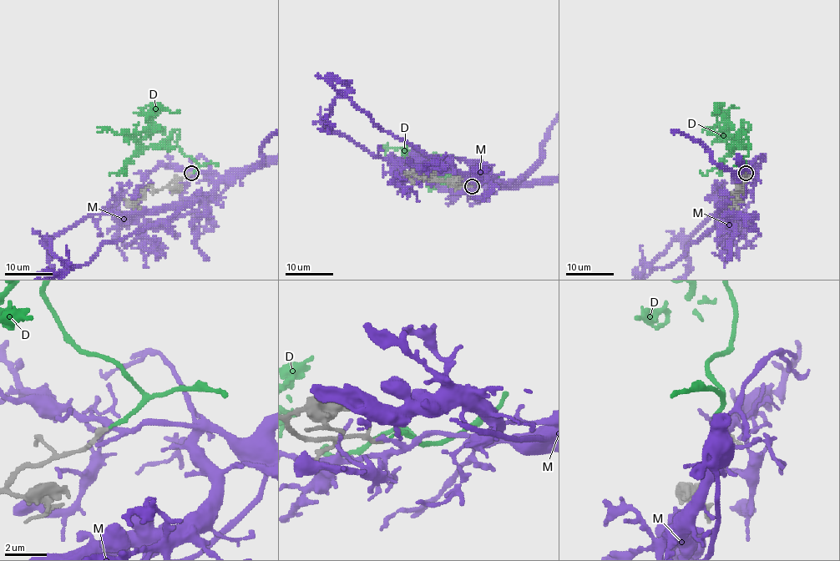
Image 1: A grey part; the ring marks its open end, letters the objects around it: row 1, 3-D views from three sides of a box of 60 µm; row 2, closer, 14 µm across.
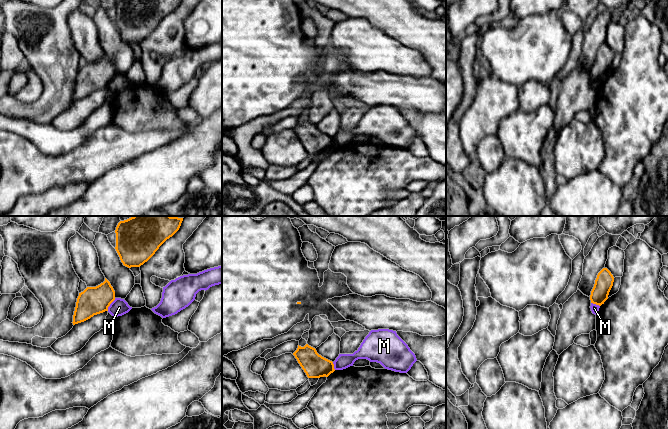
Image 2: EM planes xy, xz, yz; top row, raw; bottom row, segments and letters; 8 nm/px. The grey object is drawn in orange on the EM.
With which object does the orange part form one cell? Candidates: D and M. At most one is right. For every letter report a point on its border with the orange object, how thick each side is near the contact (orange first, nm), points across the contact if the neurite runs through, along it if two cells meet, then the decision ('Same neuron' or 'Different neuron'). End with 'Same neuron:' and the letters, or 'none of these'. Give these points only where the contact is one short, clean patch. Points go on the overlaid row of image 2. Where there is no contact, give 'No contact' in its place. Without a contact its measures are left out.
D: No contact. Same neuron
M: Touches orange at xy (110, 303). Thickness 220 nm (orange) against 140 nm. Boundary: xy (115, 298), (107, 310). Different neuron
Same neuron: D

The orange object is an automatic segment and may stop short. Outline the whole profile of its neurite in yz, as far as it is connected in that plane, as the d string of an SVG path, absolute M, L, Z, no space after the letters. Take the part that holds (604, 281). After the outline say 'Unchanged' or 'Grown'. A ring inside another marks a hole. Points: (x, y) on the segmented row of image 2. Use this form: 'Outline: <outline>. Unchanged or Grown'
Outline: M603 268L597 275L594 287L591 291L591 303L601 306L608 299L613 286L614 277L607 268Z. Unchanged

